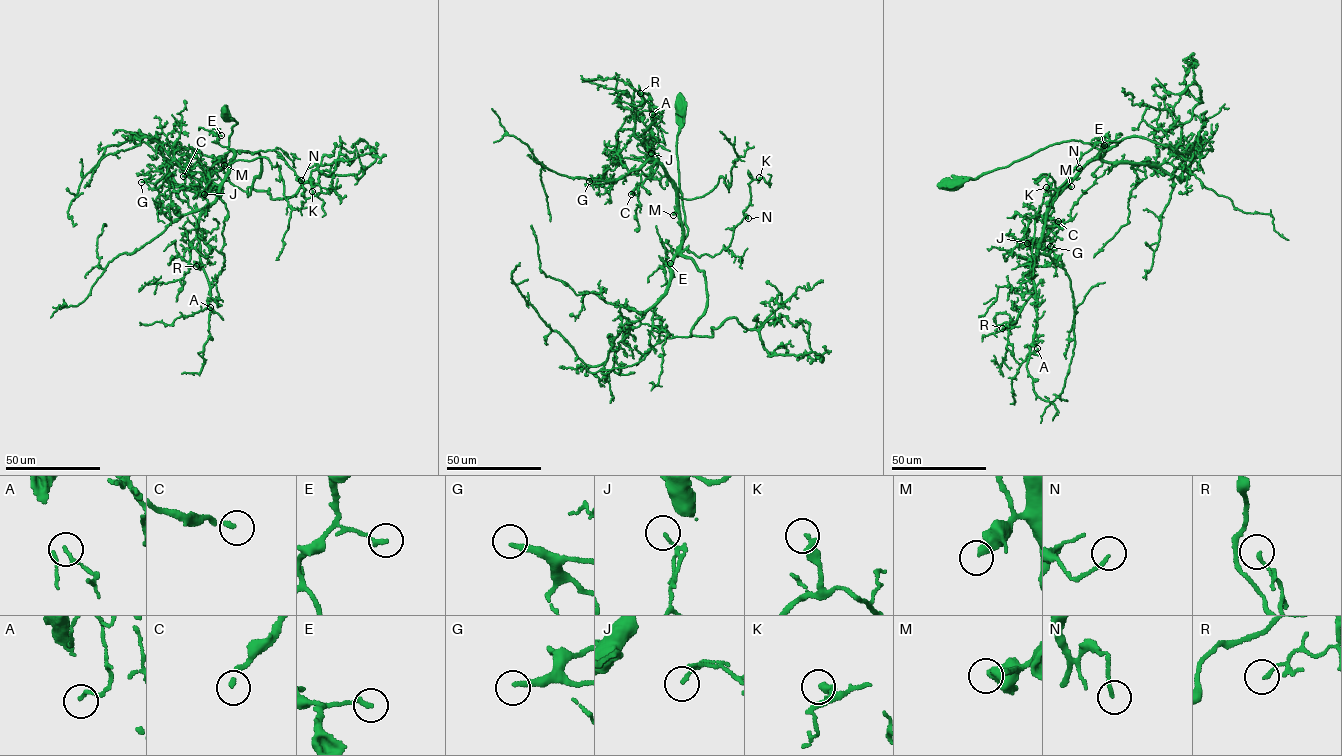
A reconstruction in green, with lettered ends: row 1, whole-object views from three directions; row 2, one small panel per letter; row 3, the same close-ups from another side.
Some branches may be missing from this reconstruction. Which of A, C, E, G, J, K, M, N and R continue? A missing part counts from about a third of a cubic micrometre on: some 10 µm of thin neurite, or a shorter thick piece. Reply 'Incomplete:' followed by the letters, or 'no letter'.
Incomplete: no letter

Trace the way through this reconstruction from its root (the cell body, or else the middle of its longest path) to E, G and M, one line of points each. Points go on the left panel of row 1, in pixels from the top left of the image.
E: (224, 114), (237, 124), (229, 147), (218, 143), (221, 135)
G: (224, 114), (237, 124), (216, 200), (195, 211), (162, 172), (141, 182)
M: (224, 114), (228, 112), (228, 117), (223, 117), (237, 124), (229, 137), (233, 160), (224, 165)

